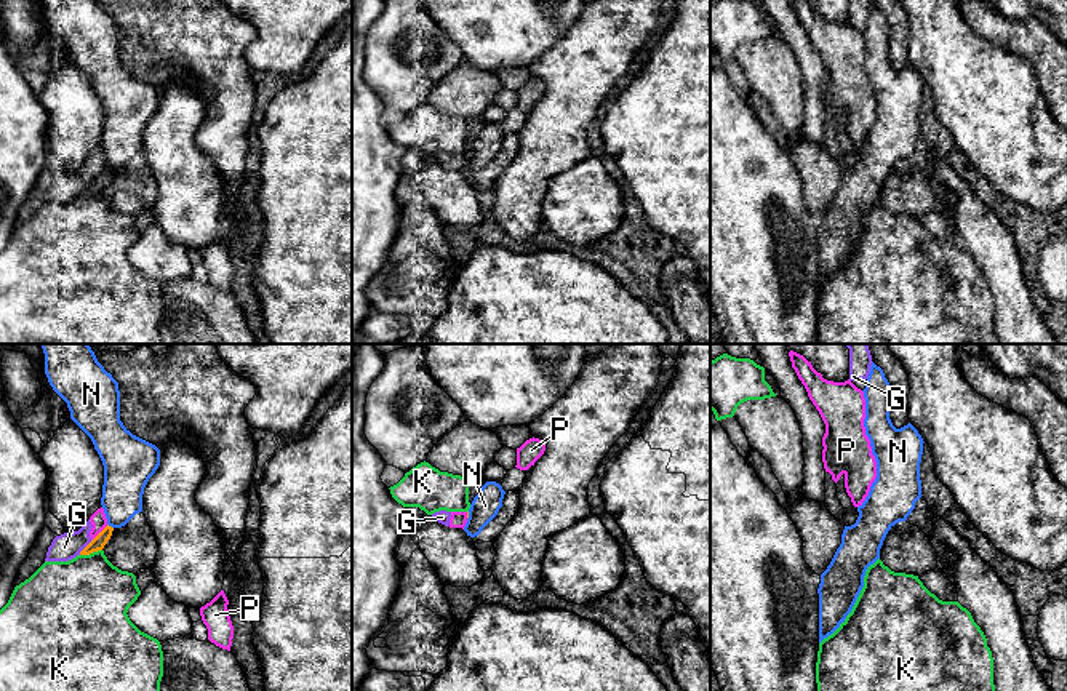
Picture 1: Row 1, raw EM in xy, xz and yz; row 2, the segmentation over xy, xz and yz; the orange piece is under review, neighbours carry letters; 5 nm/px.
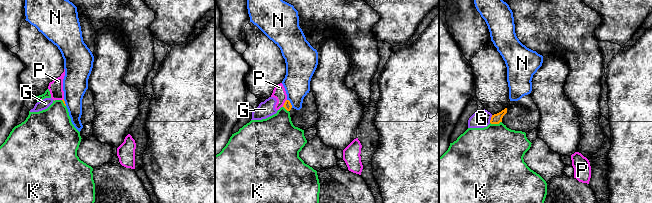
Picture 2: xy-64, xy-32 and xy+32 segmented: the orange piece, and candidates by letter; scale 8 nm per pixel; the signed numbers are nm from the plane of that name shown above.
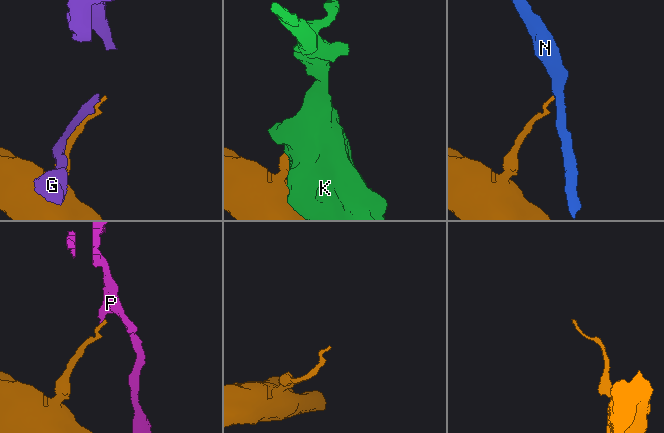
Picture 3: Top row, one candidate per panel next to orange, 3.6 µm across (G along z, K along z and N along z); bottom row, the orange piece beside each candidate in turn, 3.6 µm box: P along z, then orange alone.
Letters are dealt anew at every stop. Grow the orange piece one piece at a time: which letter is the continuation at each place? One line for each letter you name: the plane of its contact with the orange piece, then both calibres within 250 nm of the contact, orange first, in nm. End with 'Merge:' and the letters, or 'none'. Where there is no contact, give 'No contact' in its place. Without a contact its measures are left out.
Merge: none

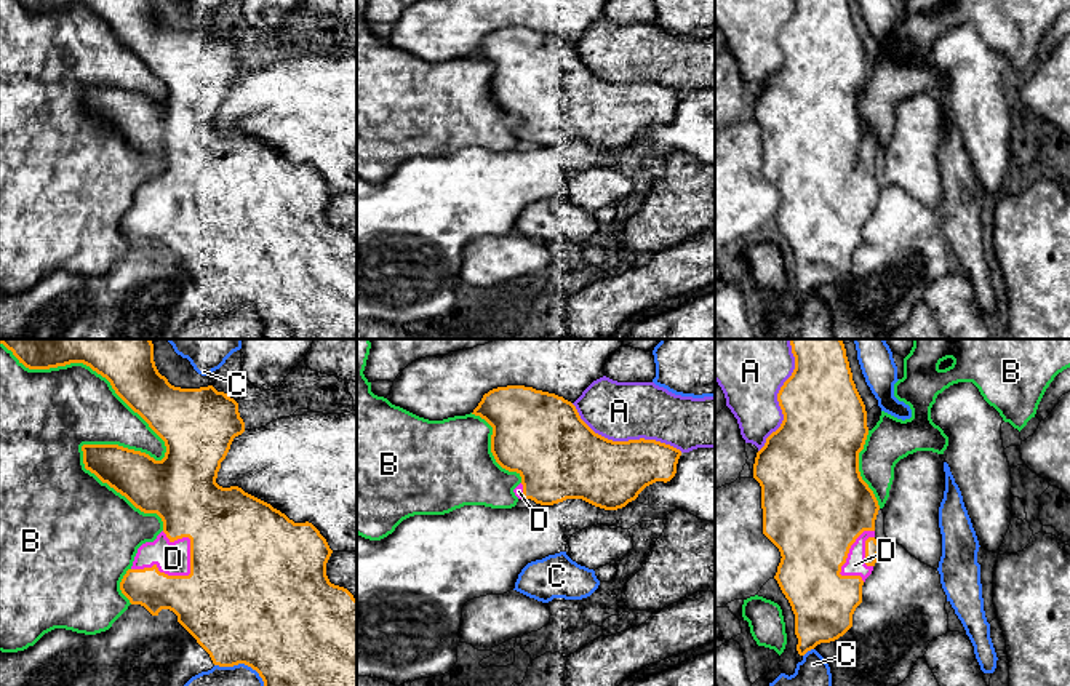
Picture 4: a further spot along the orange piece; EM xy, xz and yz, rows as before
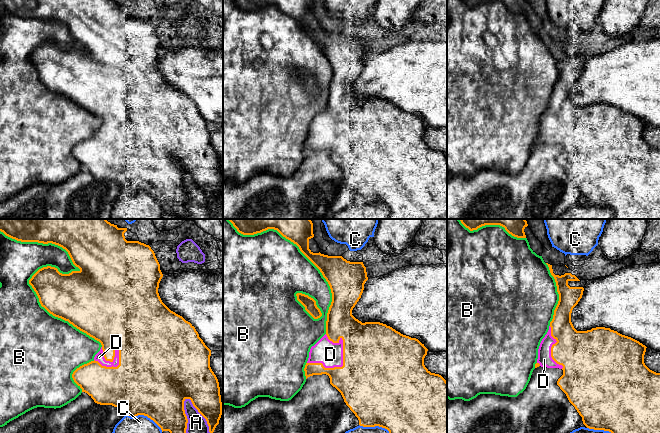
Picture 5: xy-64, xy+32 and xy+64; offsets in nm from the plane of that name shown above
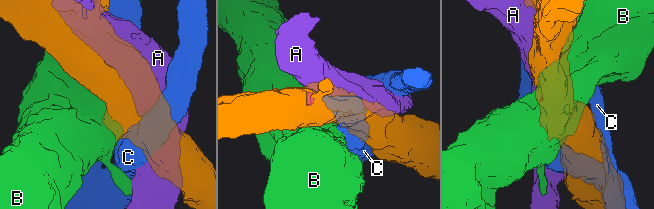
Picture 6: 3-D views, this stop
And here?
D: Touches orange in xy. Thickness 420 nm (orange) against 170 nm
Merge: D

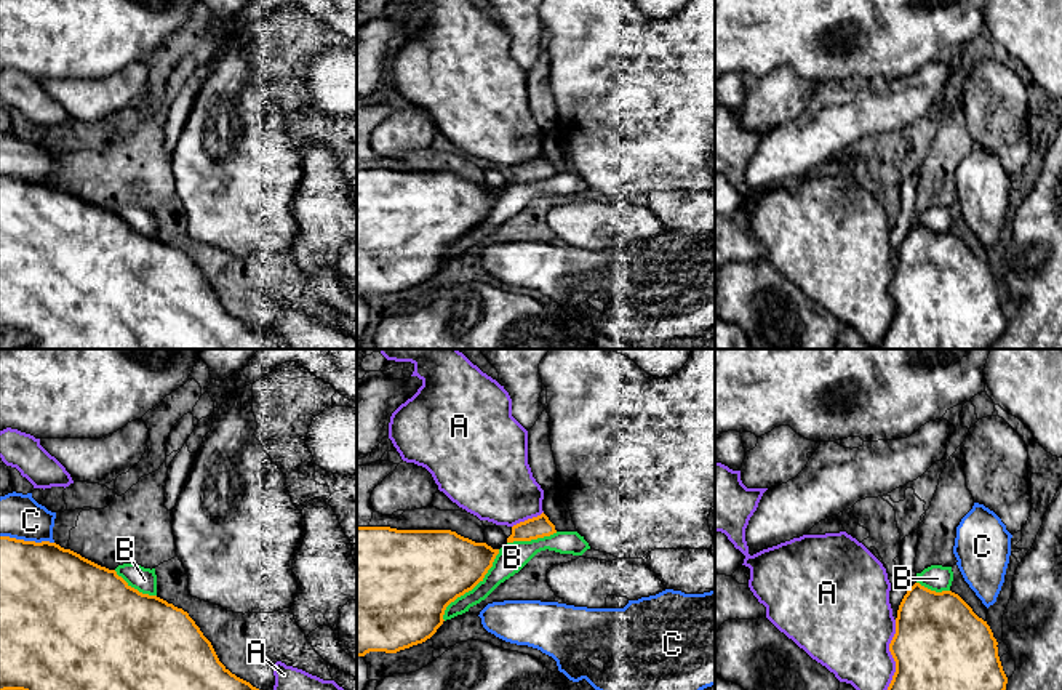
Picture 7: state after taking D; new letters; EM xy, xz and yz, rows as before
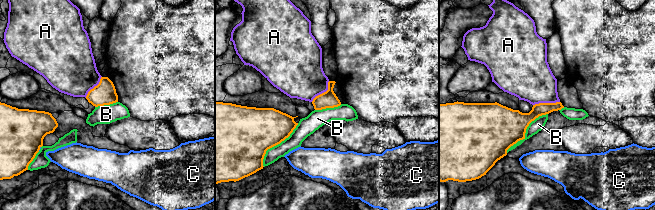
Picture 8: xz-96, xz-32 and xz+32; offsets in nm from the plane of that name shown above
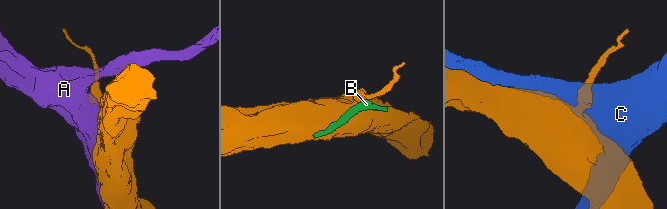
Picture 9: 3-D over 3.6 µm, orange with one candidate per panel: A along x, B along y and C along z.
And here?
Merge: none

